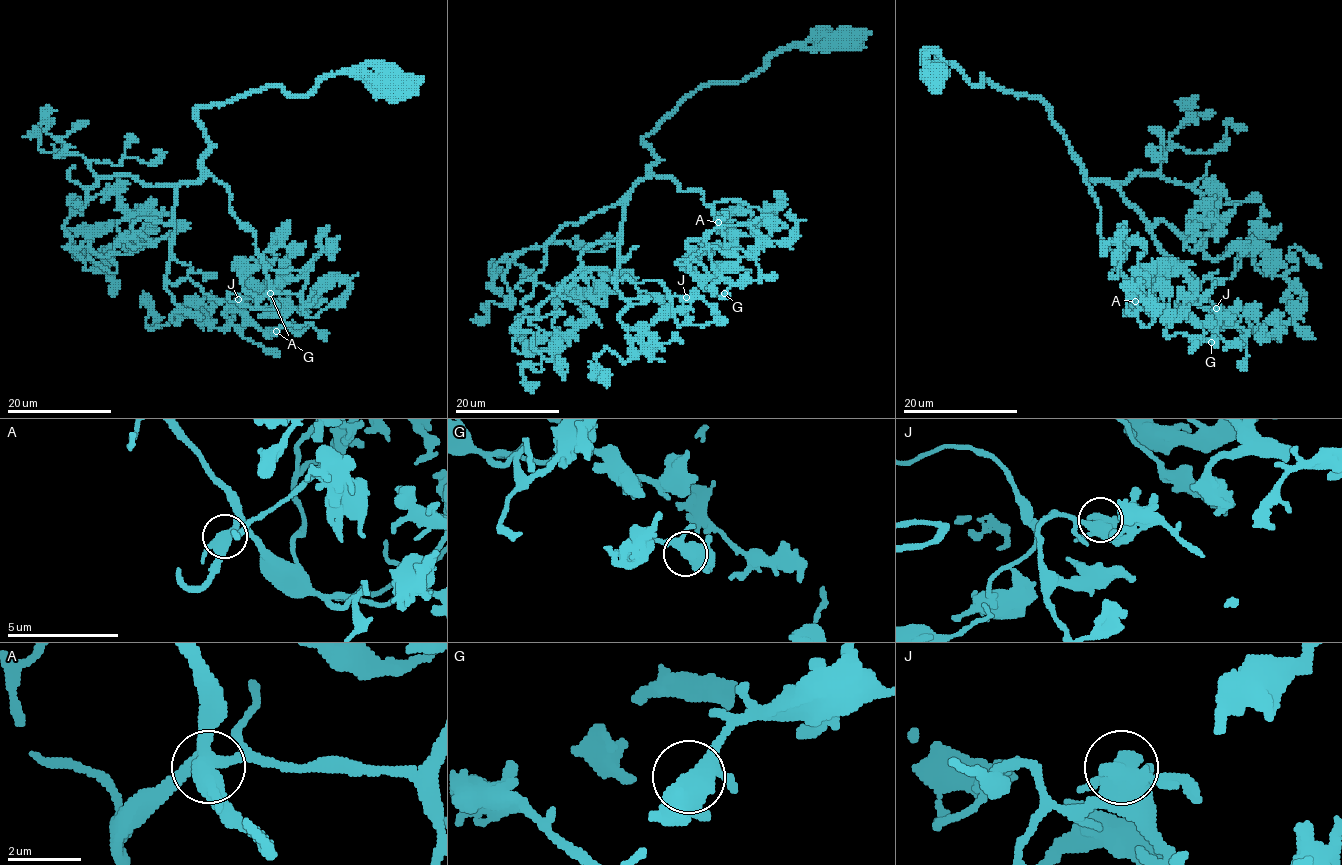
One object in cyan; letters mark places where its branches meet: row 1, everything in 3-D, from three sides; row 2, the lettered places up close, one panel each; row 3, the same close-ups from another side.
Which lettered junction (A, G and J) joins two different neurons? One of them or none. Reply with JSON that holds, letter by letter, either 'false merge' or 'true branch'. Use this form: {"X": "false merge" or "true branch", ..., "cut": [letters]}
{"A": "true branch", "G": "true branch", "J": "true branch", "cut": []}

